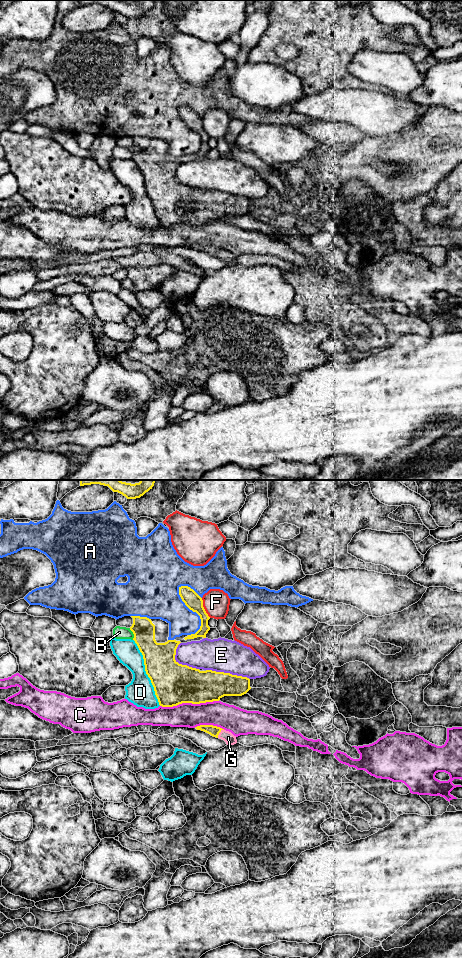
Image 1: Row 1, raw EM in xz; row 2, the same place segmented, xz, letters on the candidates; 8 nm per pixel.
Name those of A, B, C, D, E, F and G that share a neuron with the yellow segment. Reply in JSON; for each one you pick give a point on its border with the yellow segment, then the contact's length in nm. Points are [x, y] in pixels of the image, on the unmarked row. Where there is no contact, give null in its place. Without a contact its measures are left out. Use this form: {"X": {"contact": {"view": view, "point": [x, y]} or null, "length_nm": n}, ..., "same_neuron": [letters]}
{"G": {"contact": {"view": "xz", "point": [219, 252]}, "length_nm": 90}, "same_neuron": ["G"]}

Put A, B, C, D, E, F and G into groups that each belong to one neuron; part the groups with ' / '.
A / B / C / D / E / F / G

